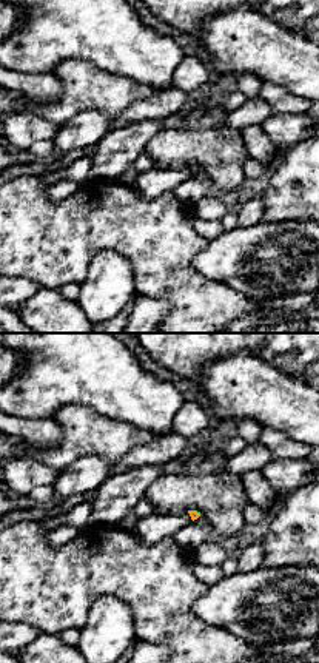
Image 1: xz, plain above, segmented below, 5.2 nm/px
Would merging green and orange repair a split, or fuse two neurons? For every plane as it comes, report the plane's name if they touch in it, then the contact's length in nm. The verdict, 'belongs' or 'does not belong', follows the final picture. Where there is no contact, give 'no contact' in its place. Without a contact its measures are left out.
xz | 40 nm

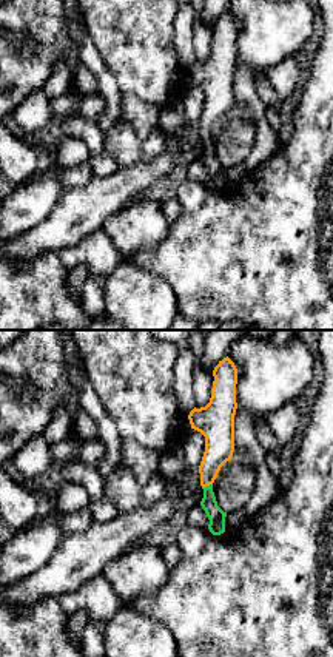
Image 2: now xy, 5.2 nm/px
xy | 60 nm

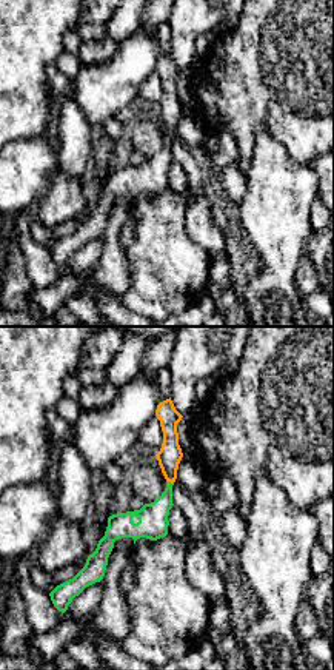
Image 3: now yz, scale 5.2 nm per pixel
yz | 50 nm

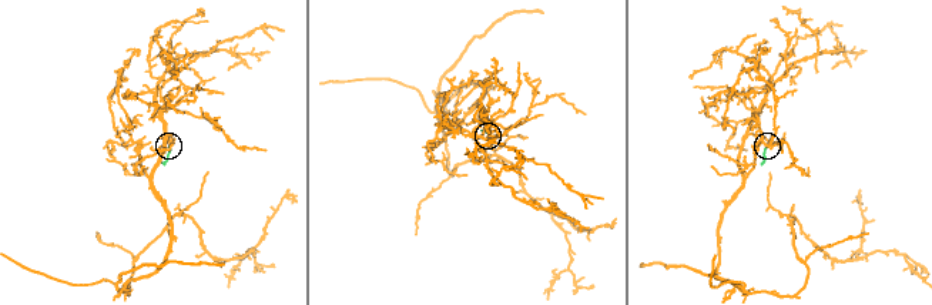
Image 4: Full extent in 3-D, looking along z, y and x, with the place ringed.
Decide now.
belongs

